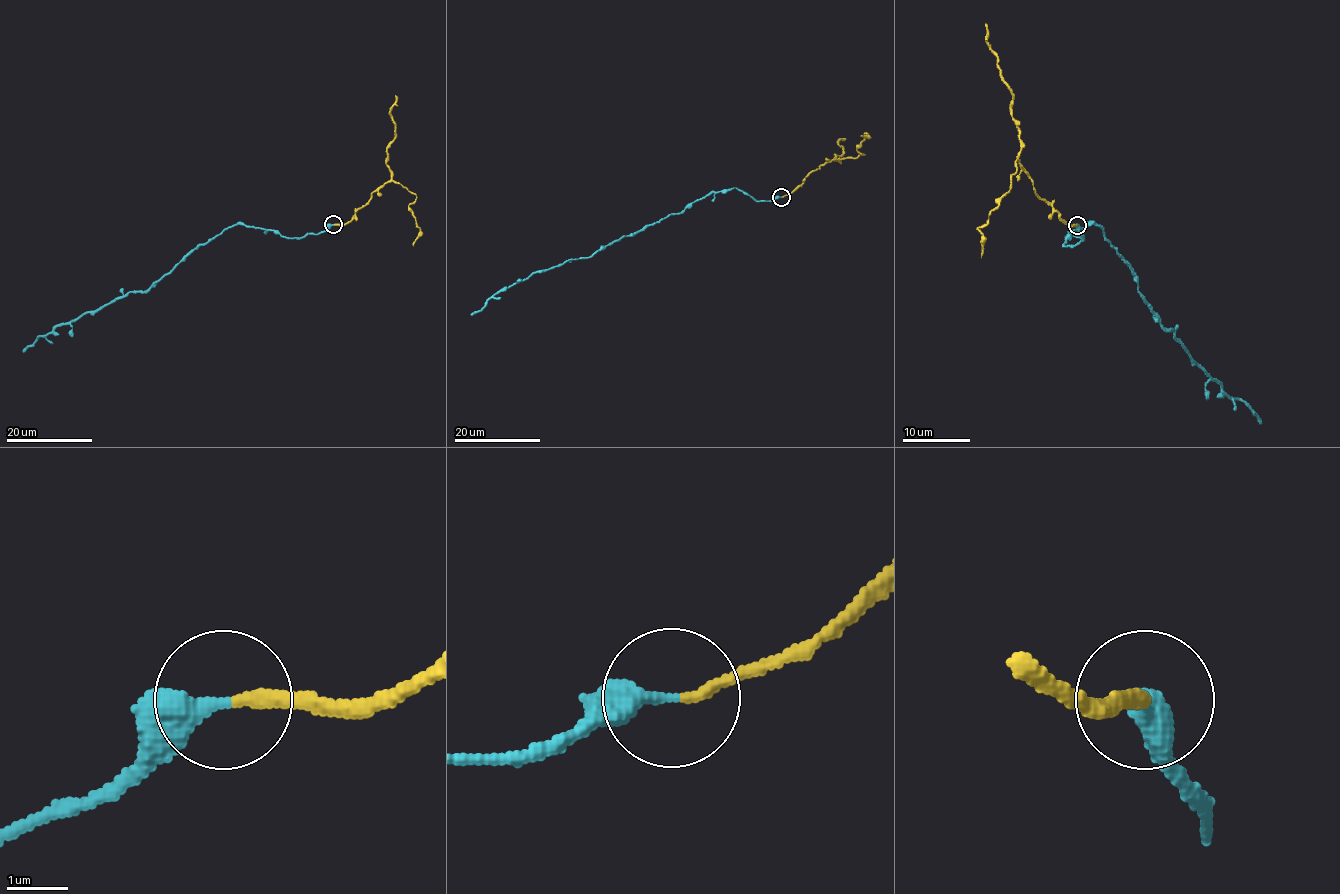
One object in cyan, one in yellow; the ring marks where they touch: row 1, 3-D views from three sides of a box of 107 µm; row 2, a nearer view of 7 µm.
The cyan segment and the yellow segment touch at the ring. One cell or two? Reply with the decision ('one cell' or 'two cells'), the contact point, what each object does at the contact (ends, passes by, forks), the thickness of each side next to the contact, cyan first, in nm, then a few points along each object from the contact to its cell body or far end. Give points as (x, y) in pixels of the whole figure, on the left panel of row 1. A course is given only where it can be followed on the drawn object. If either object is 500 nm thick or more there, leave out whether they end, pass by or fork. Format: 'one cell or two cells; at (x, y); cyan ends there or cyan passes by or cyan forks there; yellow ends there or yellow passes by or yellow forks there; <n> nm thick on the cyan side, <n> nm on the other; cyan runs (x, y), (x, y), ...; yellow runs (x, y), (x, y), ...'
one cell; at (333, 224); cyan ends there; yellow ends there; 380 nm thick on the cyan side, 180 nm on the other; cyan runs (332, 224), (300, 238), (235, 224), (199, 243), (145, 291), (128, 292), (84, 312), (41, 335), (23, 352); yellow runs (334, 224), (346, 224), (371, 195), (392, 178), (386, 158), (387, 146), (395, 137), (391, 111), (395, 95)

